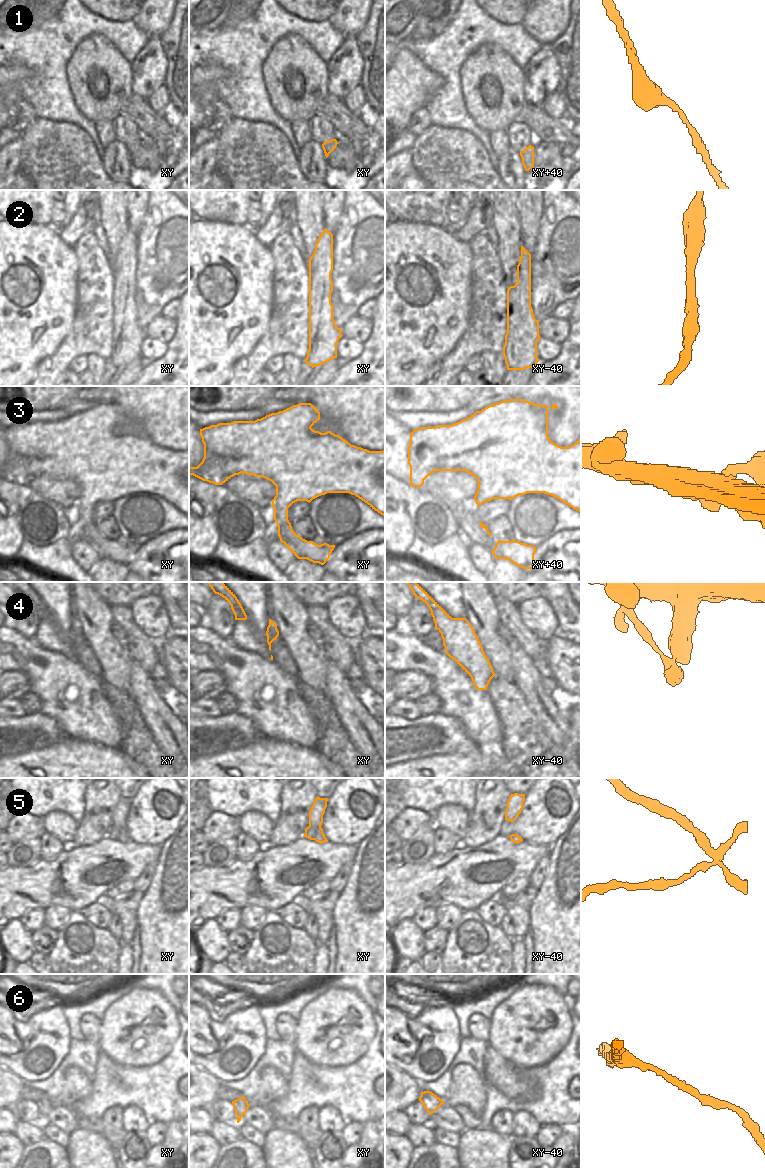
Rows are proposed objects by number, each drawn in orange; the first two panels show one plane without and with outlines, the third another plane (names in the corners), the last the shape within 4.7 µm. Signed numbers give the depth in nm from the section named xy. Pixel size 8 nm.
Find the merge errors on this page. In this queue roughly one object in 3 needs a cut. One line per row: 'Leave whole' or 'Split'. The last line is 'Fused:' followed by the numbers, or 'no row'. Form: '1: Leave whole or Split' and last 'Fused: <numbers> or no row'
1: Leave whole
2: Leave whole
3: Leave whole
4: Leave whole
5: Split
6: Leave whole
Fused: 5.

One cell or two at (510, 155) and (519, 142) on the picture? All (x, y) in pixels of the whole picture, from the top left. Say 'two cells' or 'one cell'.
two cells

